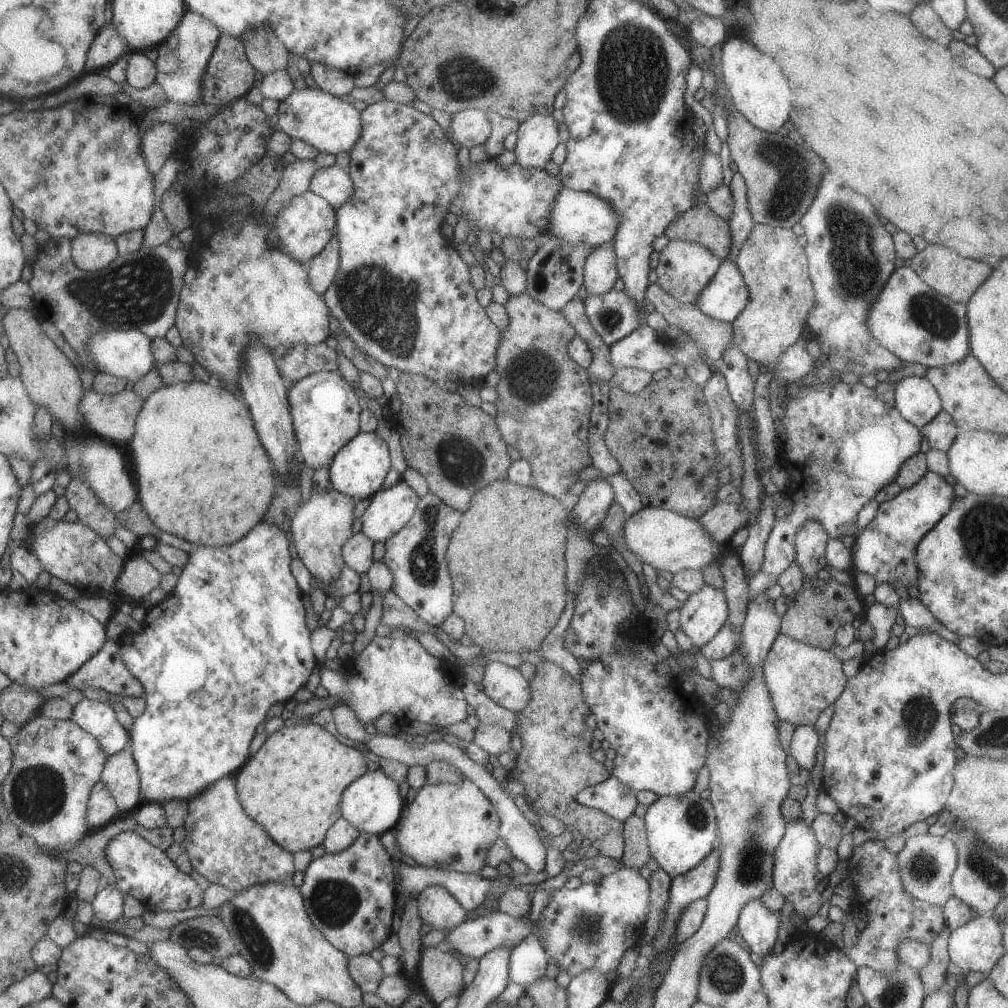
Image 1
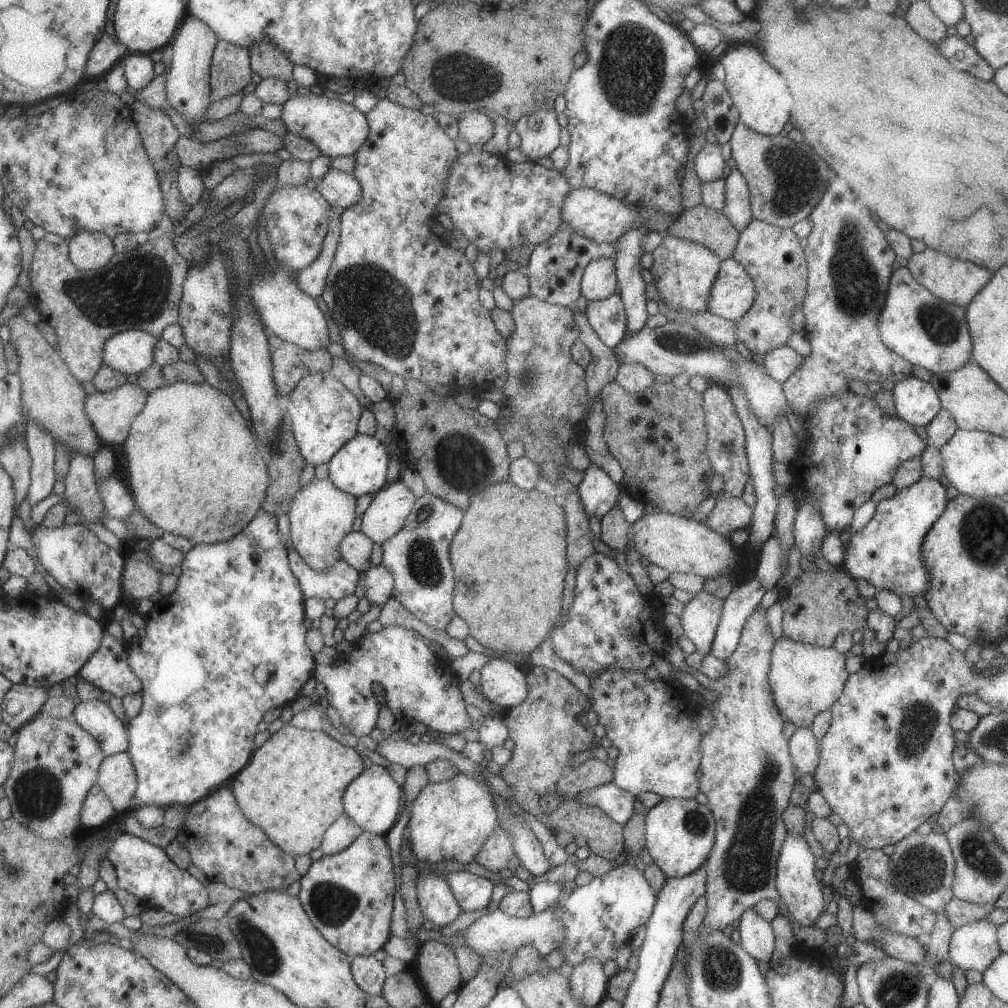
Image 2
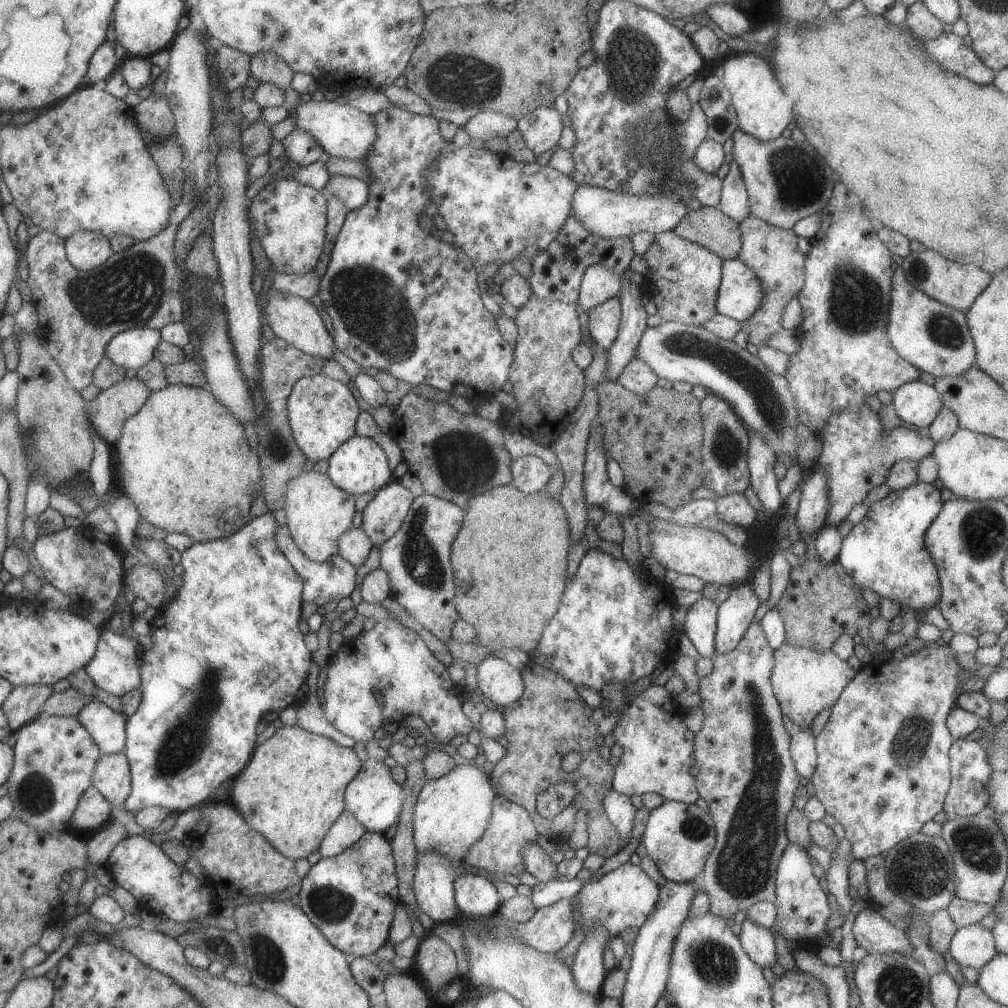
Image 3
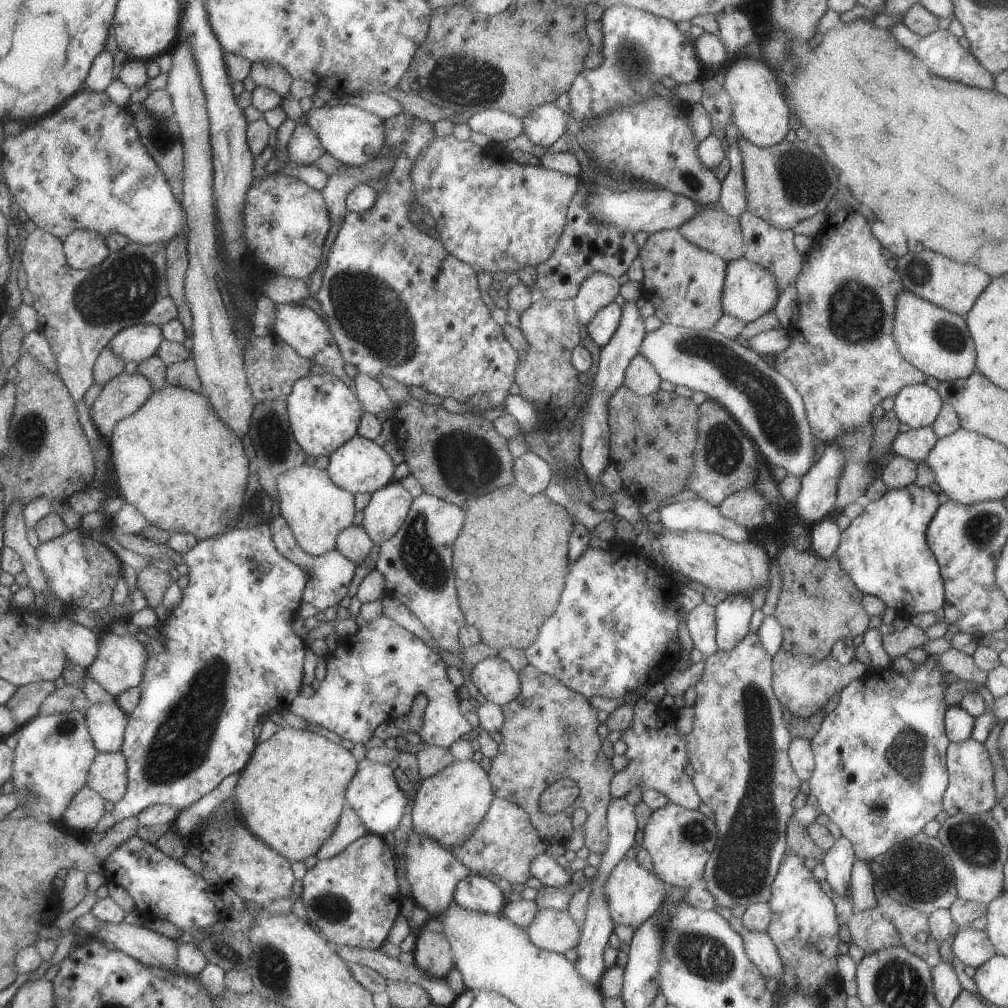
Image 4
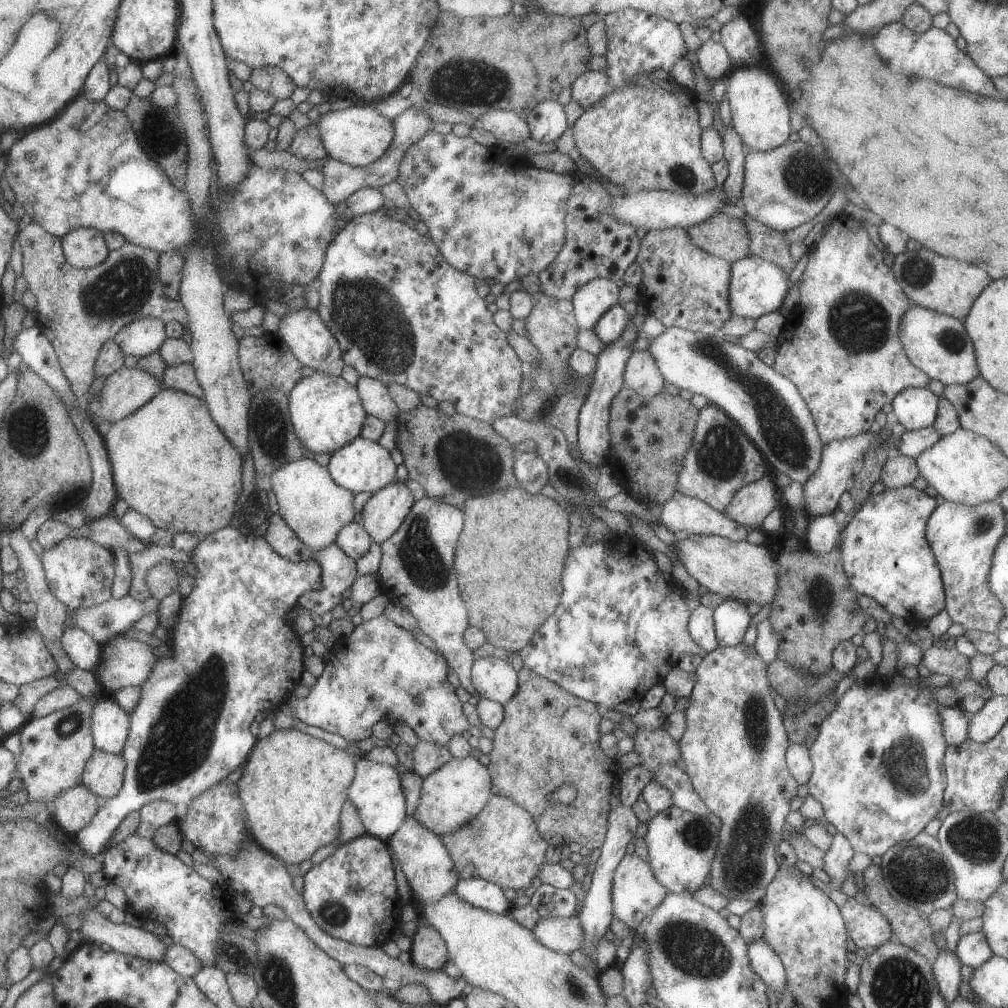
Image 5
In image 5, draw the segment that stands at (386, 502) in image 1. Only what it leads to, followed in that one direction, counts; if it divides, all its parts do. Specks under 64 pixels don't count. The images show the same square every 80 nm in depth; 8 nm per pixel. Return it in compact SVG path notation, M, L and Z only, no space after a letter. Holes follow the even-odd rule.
M403 463L396 466L393 477L396 480L373 493L360 512L360 525L369 538L379 544L397 530L414 503L405 485L408 471Z

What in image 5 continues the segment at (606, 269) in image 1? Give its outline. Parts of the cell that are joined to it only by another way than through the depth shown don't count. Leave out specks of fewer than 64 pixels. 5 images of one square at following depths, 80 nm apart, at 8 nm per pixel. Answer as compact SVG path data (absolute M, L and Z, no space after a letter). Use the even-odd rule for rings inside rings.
M595 278L583 284L570 299L578 329L592 330L611 306L618 301L618 288L612 281Z

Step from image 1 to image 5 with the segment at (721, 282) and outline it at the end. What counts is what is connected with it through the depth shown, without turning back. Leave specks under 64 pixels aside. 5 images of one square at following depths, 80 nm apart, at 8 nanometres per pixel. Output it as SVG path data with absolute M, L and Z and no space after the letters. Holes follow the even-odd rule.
M751 256L734 261L730 266L728 306L731 315L755 321L765 314L777 311L782 306L788 276L777 266Z

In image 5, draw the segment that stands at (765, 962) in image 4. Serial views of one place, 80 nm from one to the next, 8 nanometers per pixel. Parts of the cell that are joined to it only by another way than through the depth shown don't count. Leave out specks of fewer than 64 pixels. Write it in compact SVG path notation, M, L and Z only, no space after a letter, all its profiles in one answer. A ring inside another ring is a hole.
M762 938L749 941L746 946L746 953L751 968L761 977L766 989L773 990L774 995L778 998L779 992L787 984L784 966L777 954Z

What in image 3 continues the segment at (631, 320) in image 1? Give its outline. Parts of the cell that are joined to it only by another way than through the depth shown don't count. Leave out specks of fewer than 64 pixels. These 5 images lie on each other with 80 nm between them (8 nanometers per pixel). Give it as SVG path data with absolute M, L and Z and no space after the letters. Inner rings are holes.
M611 297L586 310L590 338L607 350L615 340L621 318L620 299Z

